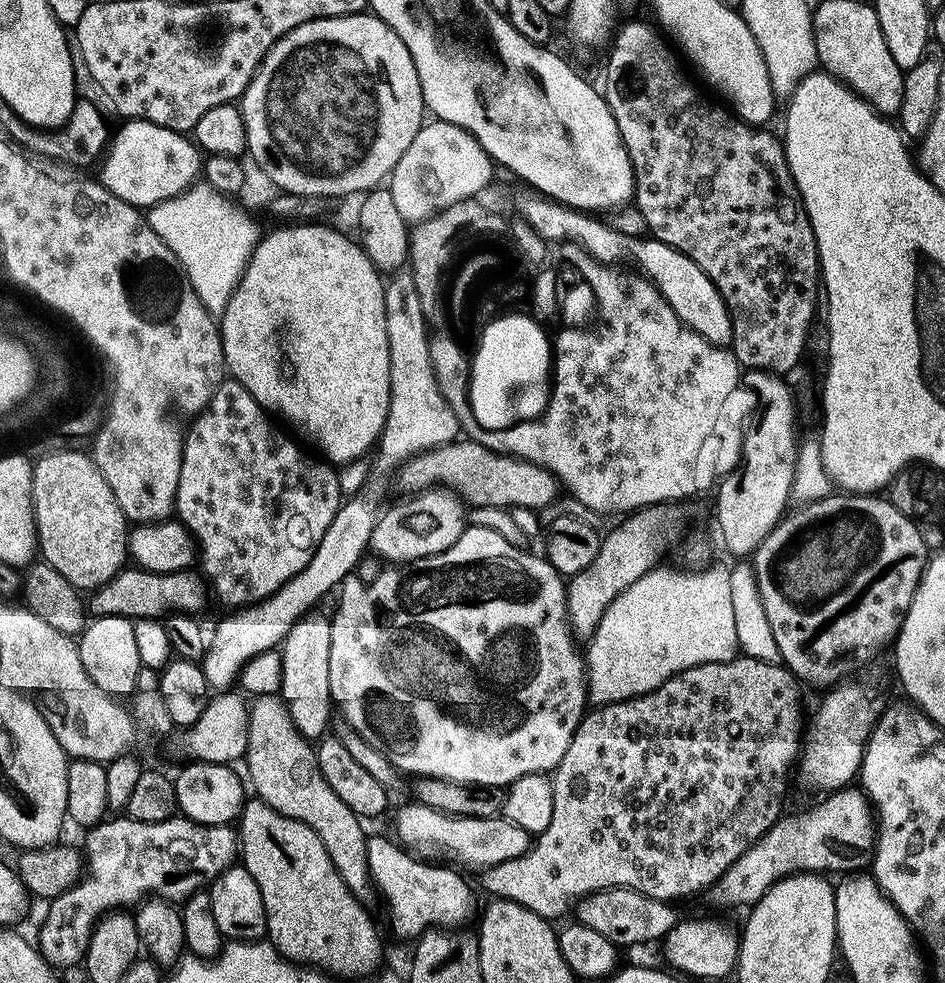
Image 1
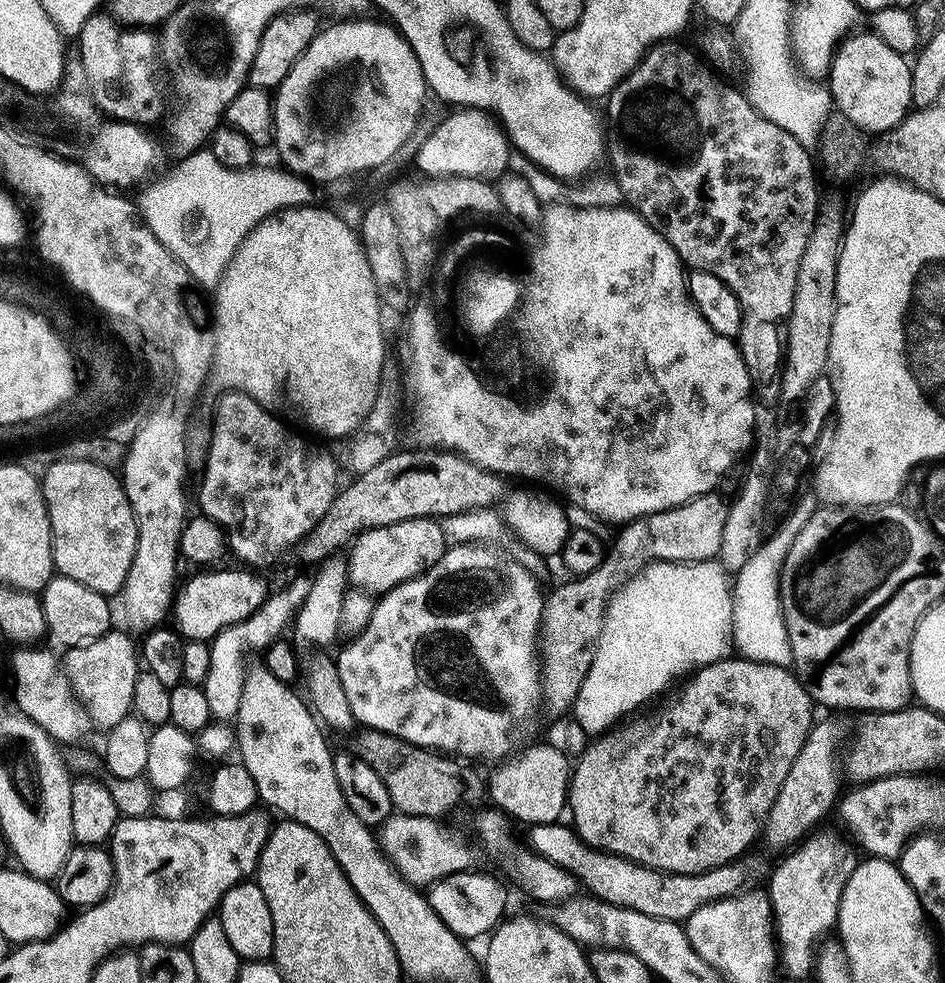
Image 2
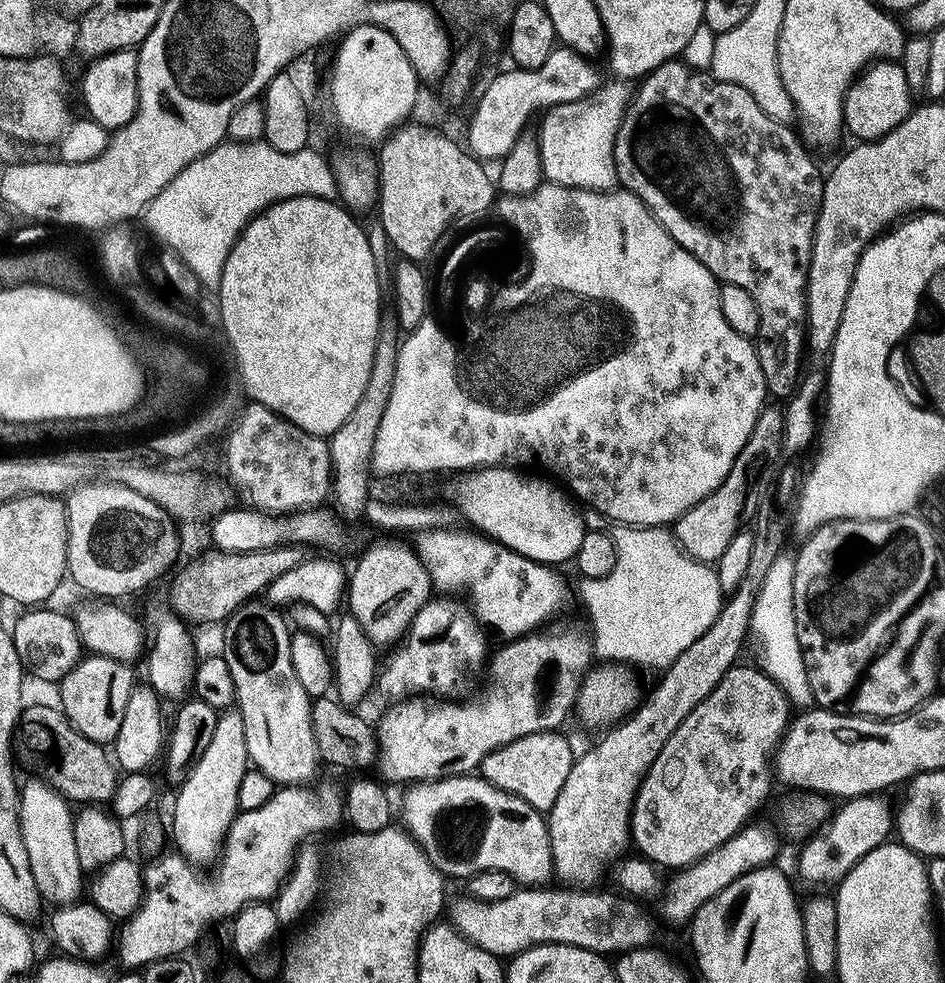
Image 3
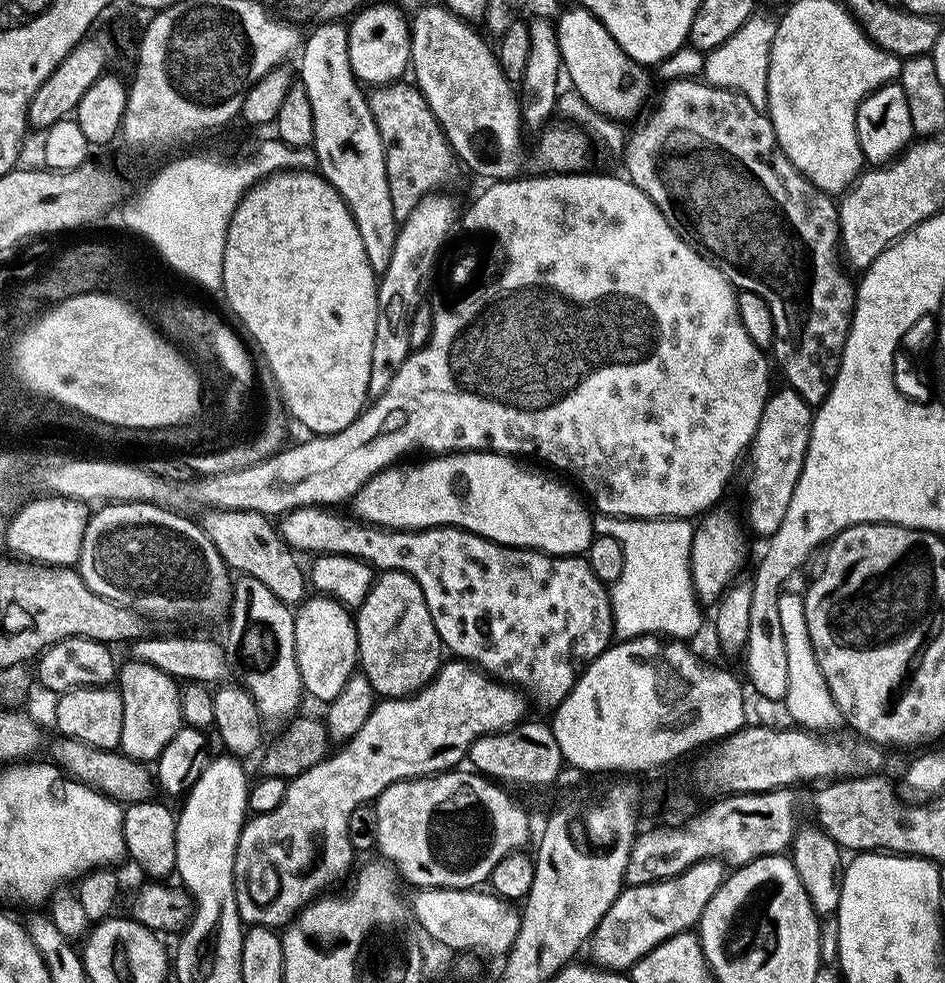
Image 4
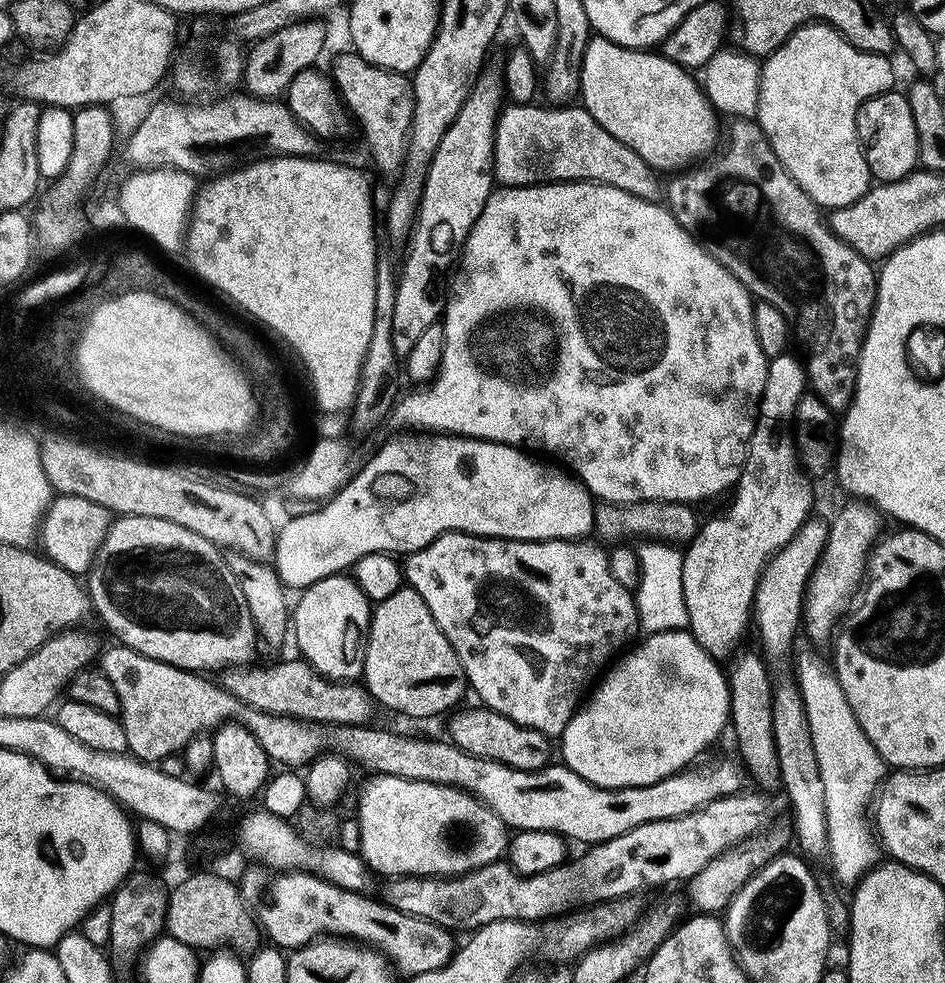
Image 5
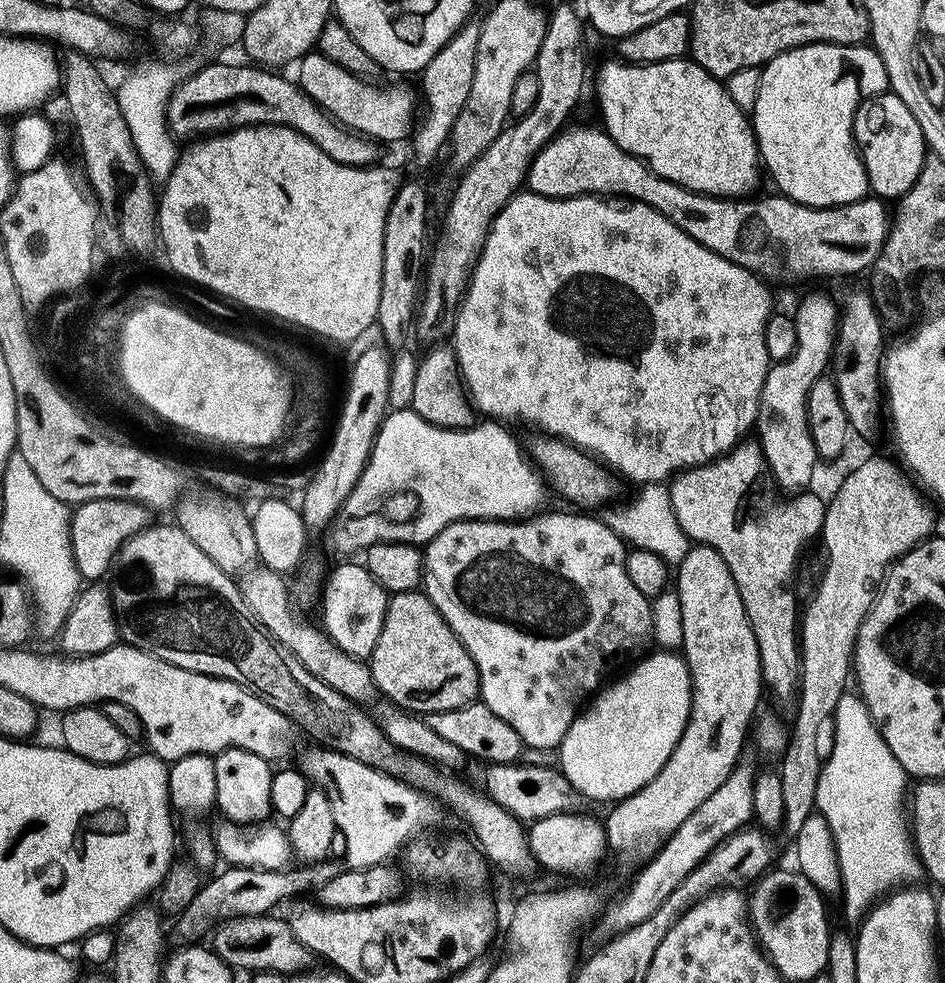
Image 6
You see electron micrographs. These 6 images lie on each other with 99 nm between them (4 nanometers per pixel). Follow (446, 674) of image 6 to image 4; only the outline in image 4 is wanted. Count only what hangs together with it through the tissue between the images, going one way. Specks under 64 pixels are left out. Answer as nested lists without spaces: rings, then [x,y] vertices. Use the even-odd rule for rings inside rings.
[[[384,570],[379,573],[373,579],[372,589],[370,594],[366,594],[366,598],[362,602],[360,608],[355,609],[354,621],[357,628],[357,650],[359,652],[359,667],[362,669],[362,673],[372,684],[372,688],[376,694],[379,694],[384,698],[395,698],[398,696],[406,696],[411,693],[417,692],[424,685],[430,683],[435,678],[436,673],[440,671],[442,667],[442,659],[440,660],[440,652],[442,653],[442,645],[440,642],[440,635],[438,630],[434,626],[434,622],[430,618],[430,610],[426,606],[426,598],[422,594],[422,586],[418,586],[418,582],[414,578],[410,578],[404,572],[398,572],[395,570]]]

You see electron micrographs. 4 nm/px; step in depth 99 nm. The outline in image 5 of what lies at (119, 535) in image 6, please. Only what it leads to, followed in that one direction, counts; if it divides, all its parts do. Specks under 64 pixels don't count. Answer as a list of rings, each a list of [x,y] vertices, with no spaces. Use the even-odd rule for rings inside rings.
[[[57,495],[48,505],[48,511],[44,513],[38,533],[39,543],[41,545],[44,543],[43,555],[71,572],[73,576],[83,577],[95,564],[97,552],[113,520],[113,513],[109,512],[106,506],[98,502],[90,502],[90,498]]]

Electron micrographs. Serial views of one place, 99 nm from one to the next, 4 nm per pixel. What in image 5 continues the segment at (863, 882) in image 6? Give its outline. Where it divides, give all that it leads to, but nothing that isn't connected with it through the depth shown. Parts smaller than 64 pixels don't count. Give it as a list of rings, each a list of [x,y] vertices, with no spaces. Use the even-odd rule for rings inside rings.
[[[804,652],[796,664],[800,696],[804,699],[806,718],[810,726],[810,734],[814,742],[814,754],[818,758],[820,777],[824,787],[824,802],[826,810],[826,826],[828,827],[828,850],[826,860],[832,863],[832,872],[840,884],[855,886],[871,868],[877,867],[878,860],[872,857],[872,851],[877,851],[878,840],[874,835],[873,825],[864,815],[869,815],[870,805],[886,775],[884,759],[874,750],[870,738],[862,730],[862,726],[854,720],[854,710],[850,710],[850,702],[842,694],[842,686],[836,681],[835,675],[829,669],[820,665],[820,660],[812,652]]]

